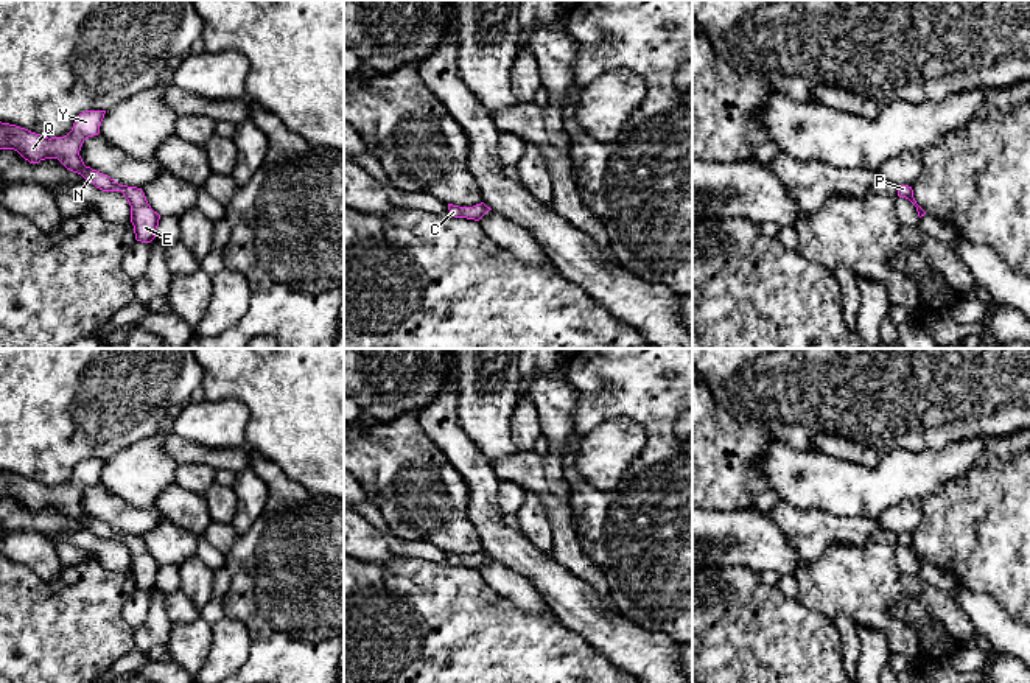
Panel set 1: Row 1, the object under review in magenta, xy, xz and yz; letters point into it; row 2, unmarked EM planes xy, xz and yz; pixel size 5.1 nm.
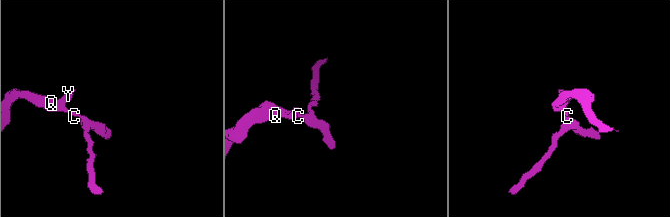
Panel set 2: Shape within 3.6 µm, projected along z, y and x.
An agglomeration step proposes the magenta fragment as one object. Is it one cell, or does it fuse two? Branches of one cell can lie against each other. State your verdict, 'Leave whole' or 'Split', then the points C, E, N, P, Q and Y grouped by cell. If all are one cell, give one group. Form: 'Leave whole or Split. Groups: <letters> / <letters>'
Leave whole. Groups: C E N P Q Y

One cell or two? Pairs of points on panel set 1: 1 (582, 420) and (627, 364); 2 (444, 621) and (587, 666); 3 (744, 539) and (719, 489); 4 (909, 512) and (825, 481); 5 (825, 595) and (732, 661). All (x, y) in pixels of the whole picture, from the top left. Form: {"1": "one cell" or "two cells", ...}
{"1": "one cell", "2": "one cell", "3": "two cells", "4": "two cells", "5": "two cells"}

